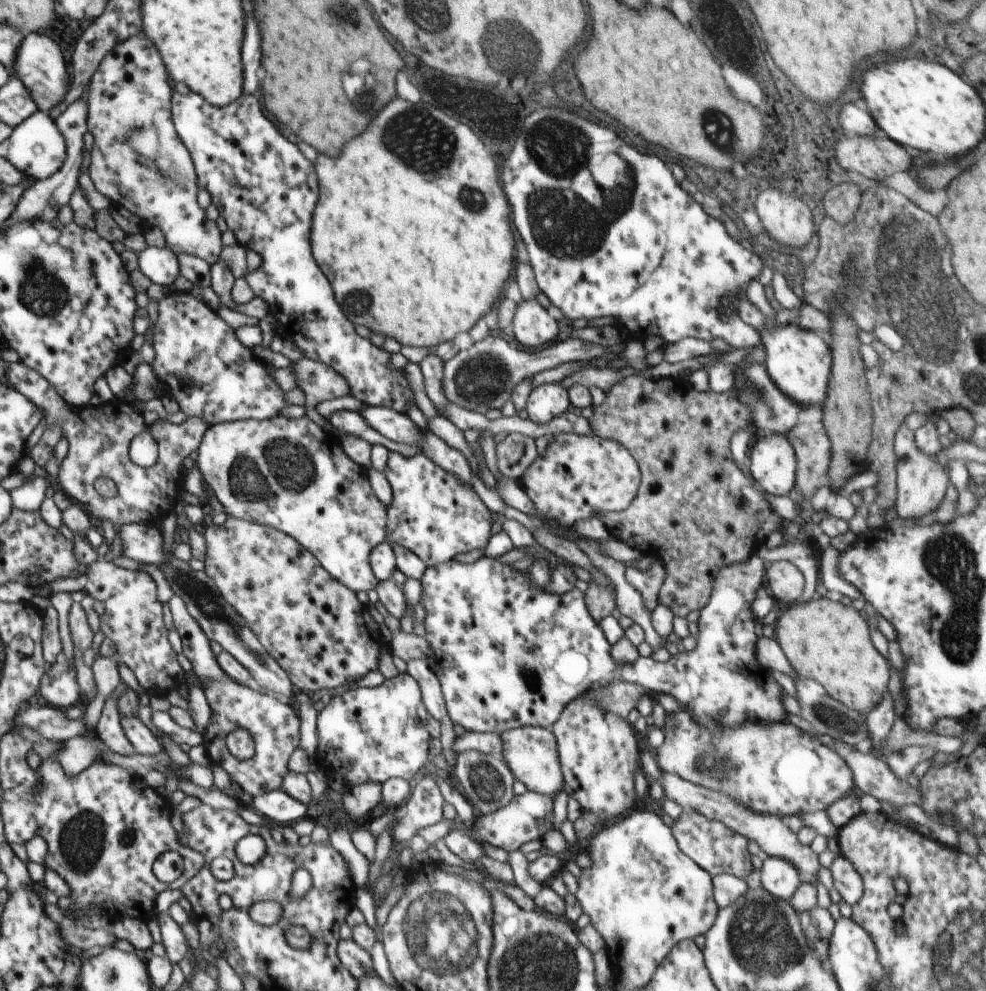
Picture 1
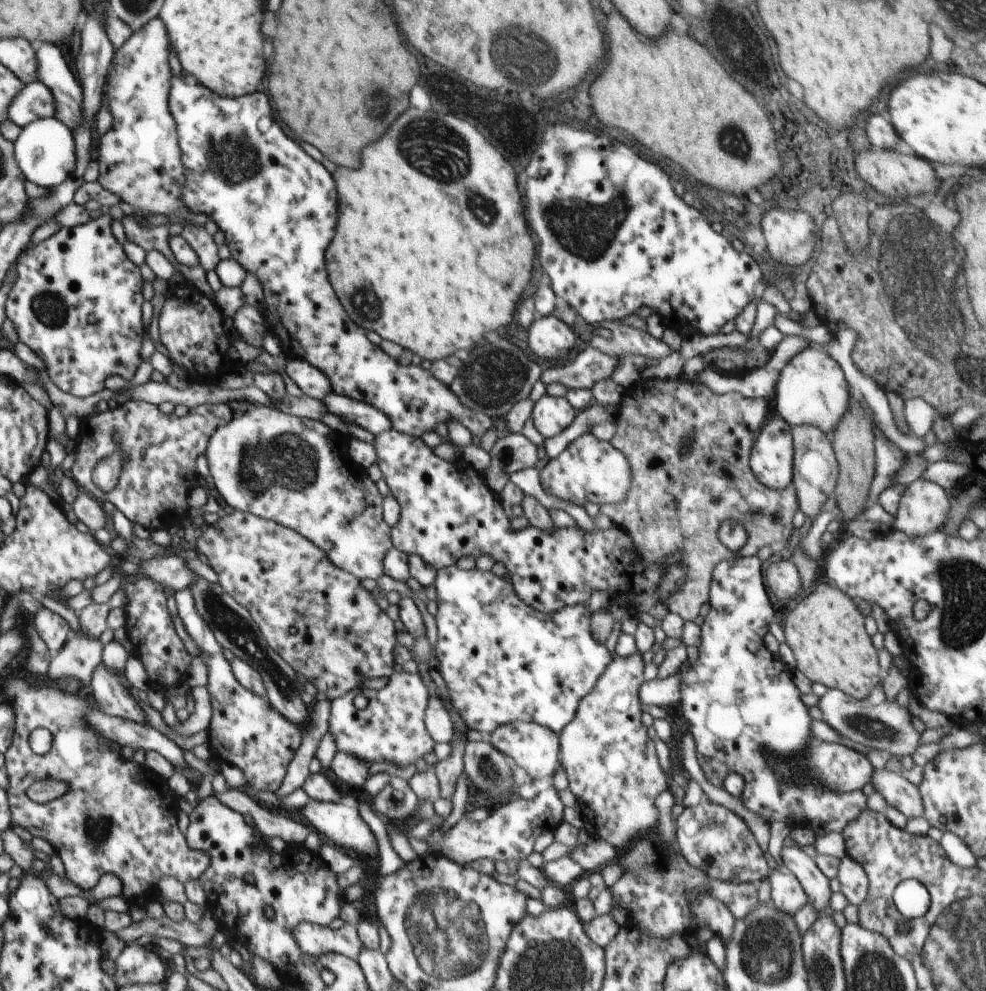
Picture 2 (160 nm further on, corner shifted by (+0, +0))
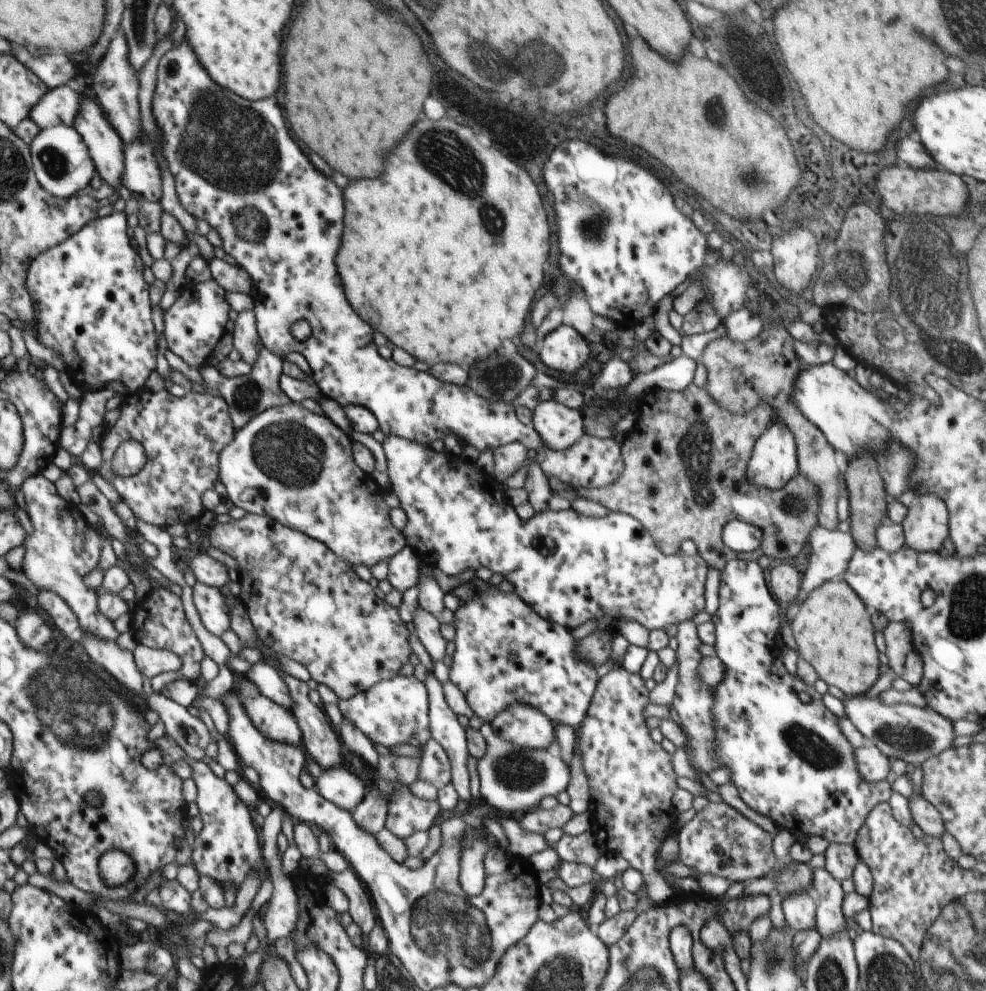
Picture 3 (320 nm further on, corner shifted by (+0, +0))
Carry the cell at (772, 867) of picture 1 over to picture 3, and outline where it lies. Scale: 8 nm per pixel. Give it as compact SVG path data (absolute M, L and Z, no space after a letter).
M806 892L784 897L782 908L787 926L794 932L817 928L817 903L814 895Z

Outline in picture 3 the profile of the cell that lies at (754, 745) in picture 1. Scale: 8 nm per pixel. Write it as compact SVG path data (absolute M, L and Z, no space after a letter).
M864 742L855 750L859 773L870 782L886 781L890 768L889 757L874 743Z

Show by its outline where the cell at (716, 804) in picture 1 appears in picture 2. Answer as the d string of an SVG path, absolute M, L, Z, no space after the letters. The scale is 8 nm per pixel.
M796 845L782 846L781 858L788 871L794 874L804 888L806 896L814 910L824 914L822 910L829 905L832 888L830 879L826 878L816 862Z

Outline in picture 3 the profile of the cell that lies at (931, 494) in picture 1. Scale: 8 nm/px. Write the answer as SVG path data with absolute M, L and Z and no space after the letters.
M935 494L918 495L903 520L905 544L919 553L939 552L949 537L949 512Z

